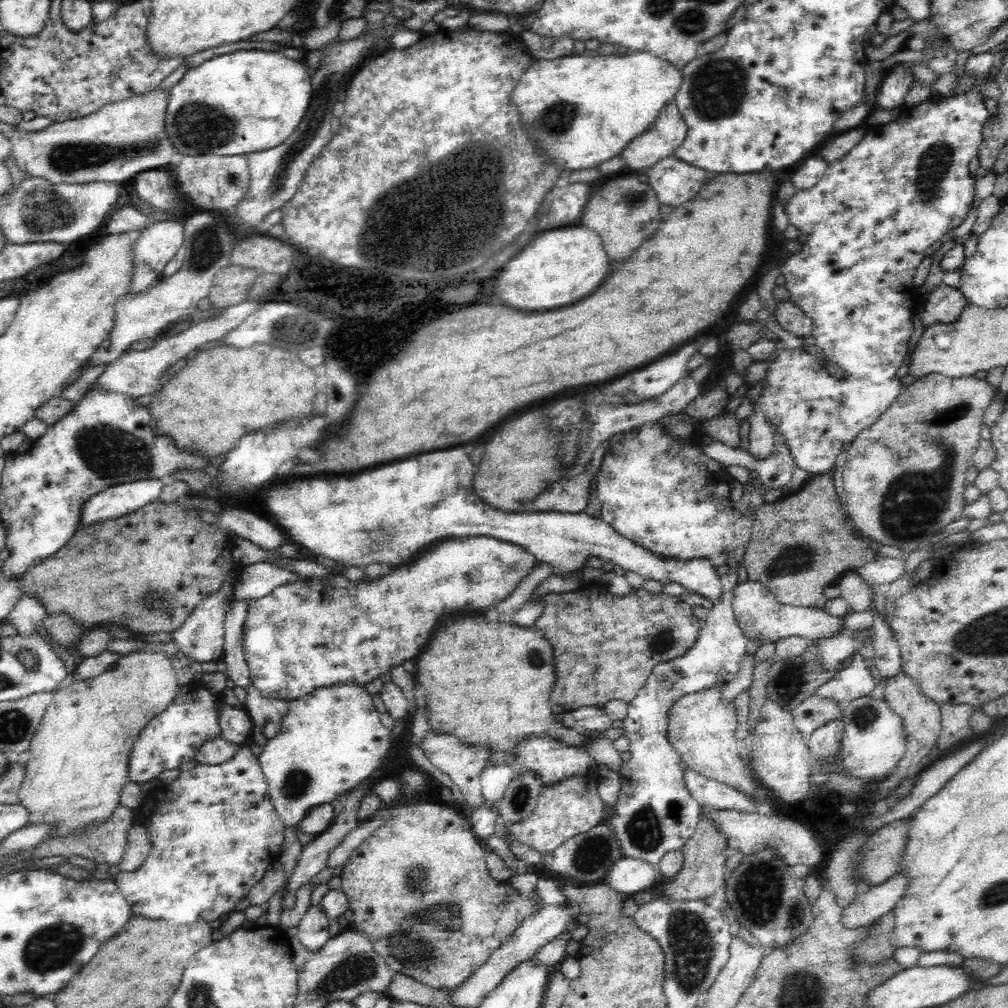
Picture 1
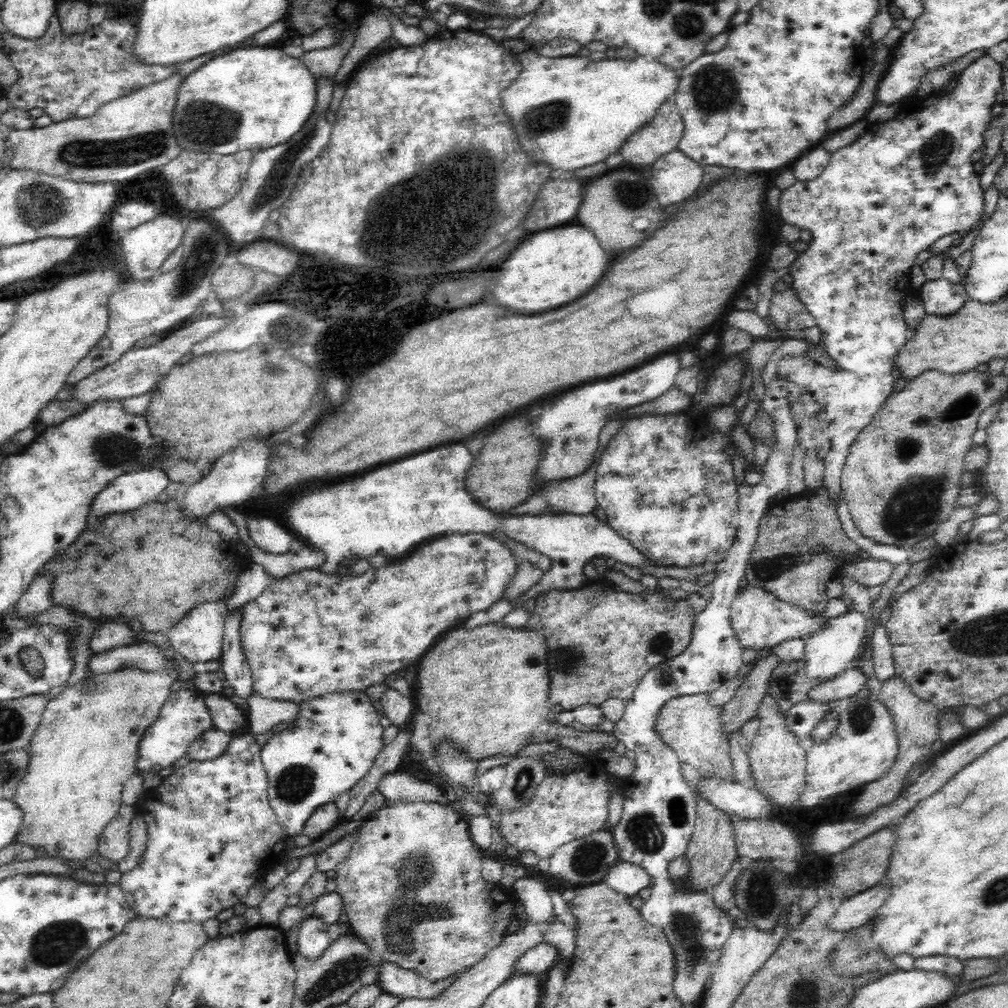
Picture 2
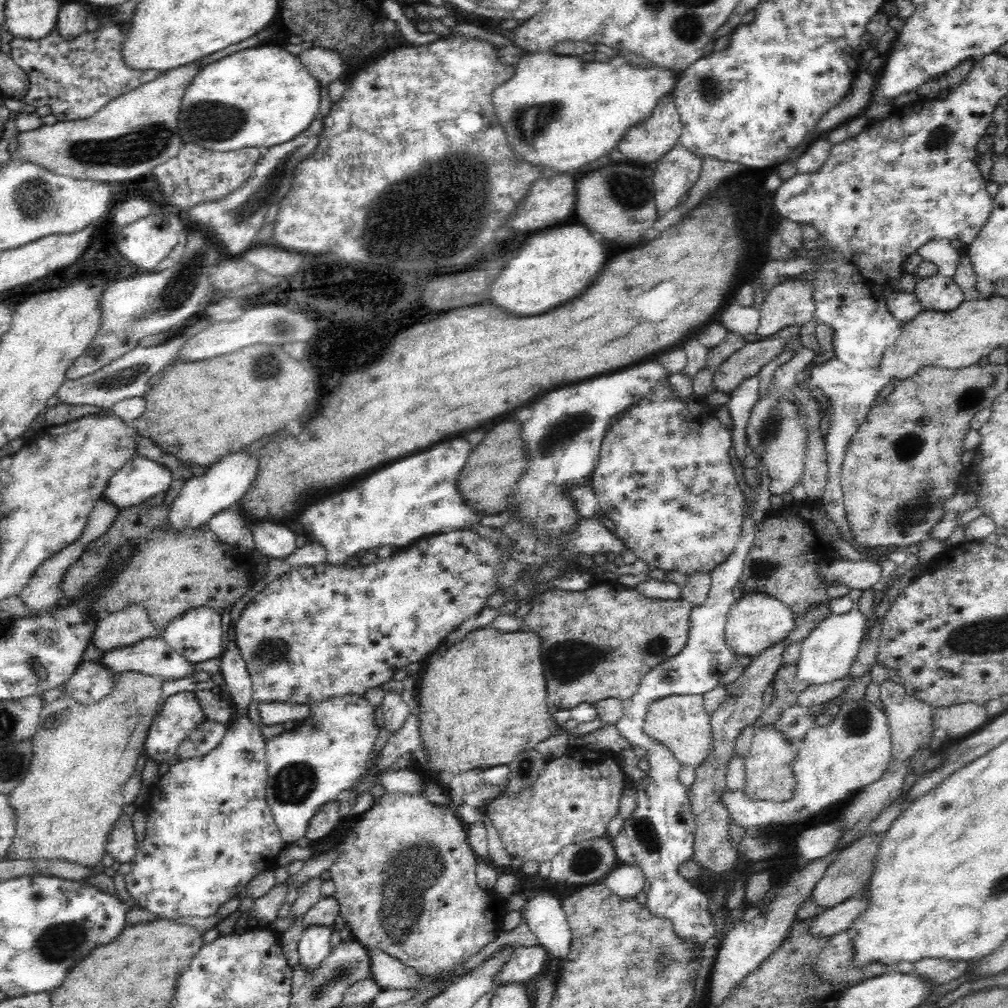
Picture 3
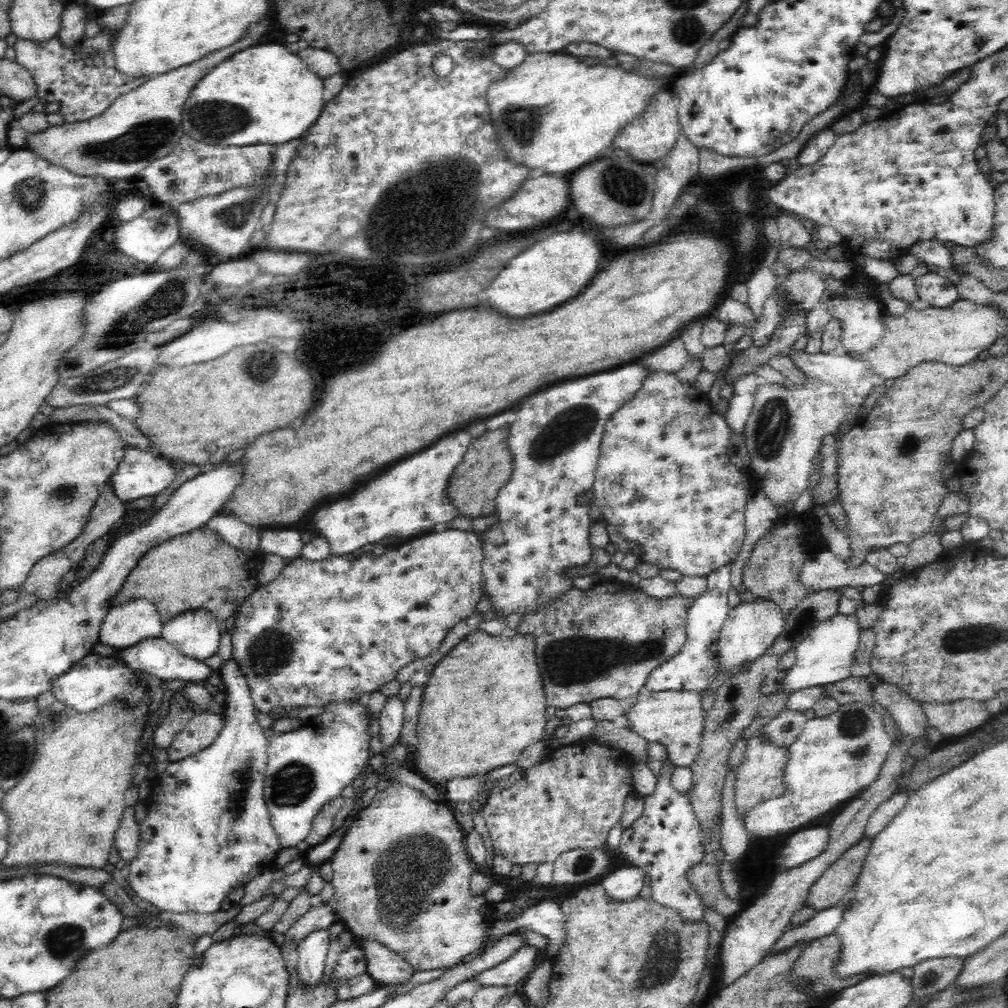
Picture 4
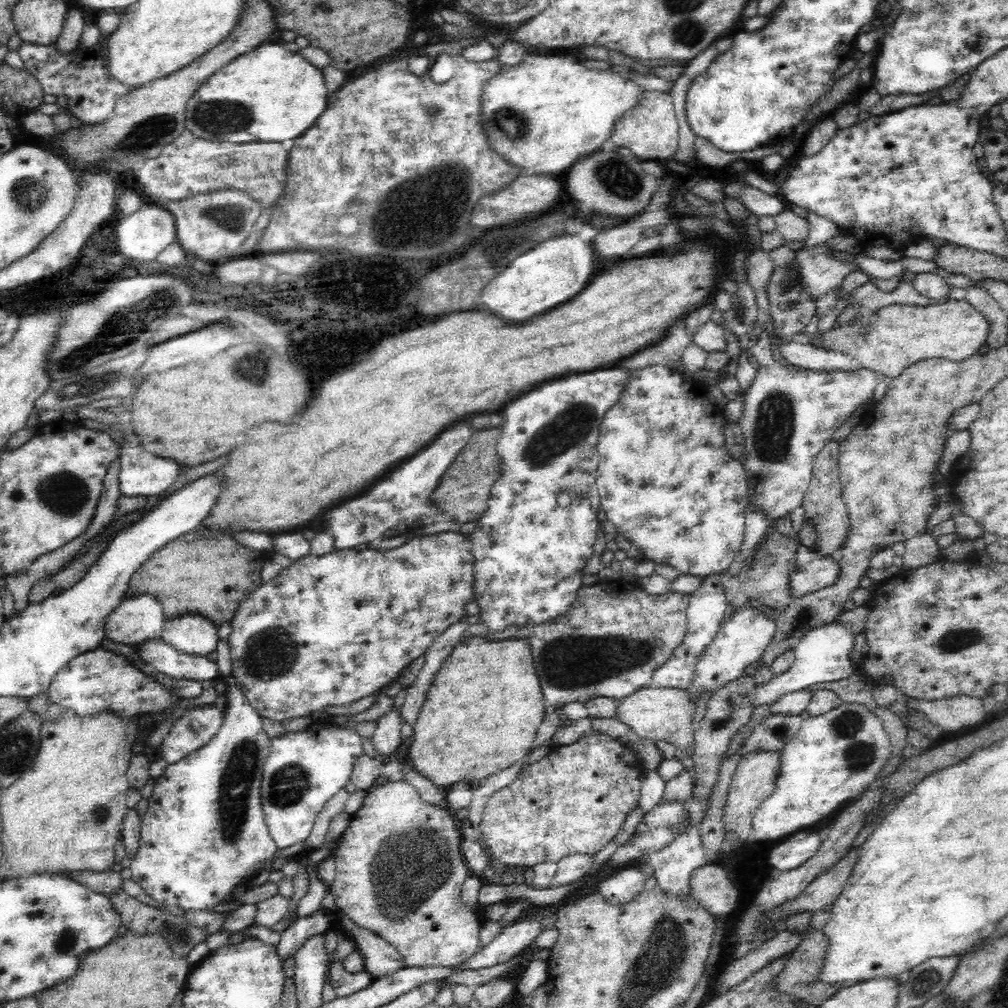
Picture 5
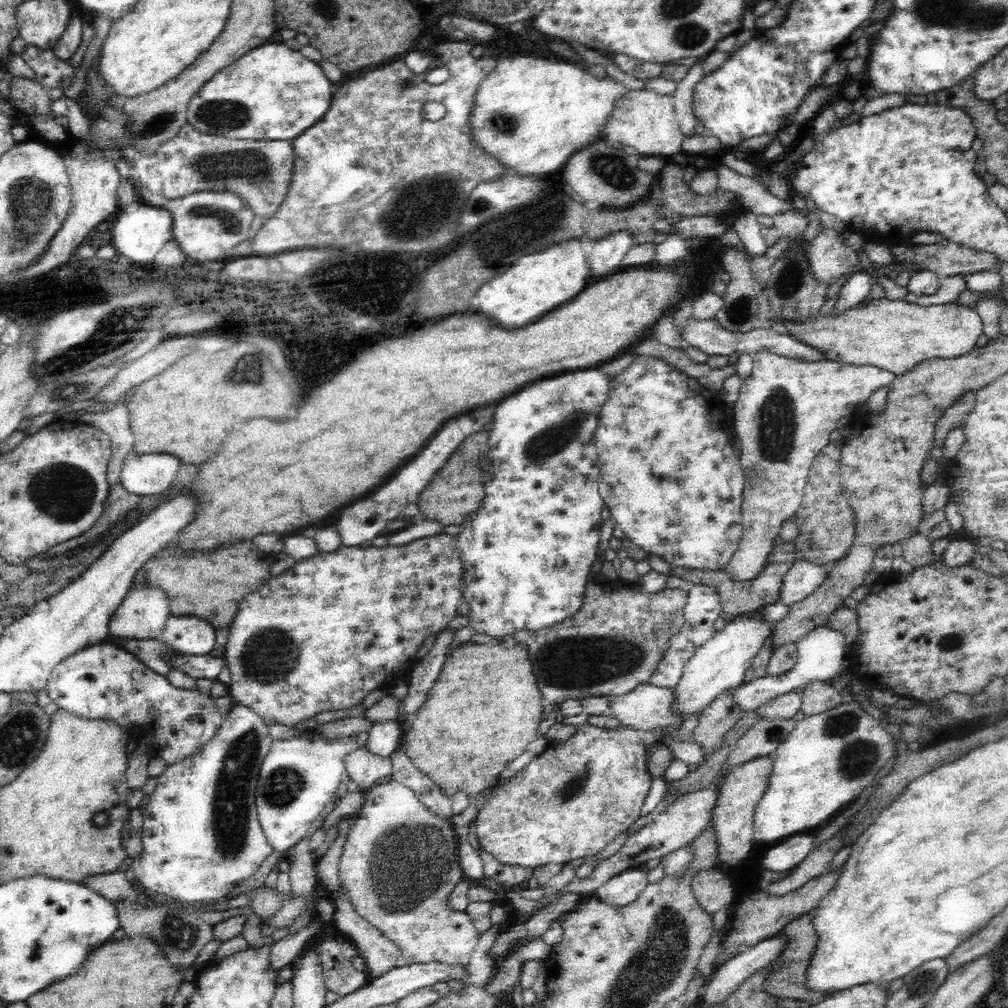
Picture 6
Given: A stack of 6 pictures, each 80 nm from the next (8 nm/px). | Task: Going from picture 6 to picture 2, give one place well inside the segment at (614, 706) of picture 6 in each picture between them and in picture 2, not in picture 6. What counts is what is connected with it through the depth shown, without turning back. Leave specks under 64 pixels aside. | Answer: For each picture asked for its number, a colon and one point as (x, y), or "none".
2: (690, 724)
3: (679, 721)
4: (675, 718)
5: (667, 714)

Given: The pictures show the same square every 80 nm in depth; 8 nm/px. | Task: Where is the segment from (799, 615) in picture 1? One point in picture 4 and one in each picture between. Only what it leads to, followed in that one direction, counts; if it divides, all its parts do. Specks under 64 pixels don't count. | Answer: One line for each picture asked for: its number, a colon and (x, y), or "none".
2: (760, 621)
3: (755, 622)
4: (750, 628)

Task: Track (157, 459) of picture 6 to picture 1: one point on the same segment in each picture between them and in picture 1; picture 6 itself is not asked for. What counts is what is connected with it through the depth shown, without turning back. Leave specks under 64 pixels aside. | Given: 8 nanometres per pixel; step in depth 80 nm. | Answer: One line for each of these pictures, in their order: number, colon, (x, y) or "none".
1: (121, 499)
2: (129, 491)
3: (140, 479)
4: (141, 474)
5: (142, 473)

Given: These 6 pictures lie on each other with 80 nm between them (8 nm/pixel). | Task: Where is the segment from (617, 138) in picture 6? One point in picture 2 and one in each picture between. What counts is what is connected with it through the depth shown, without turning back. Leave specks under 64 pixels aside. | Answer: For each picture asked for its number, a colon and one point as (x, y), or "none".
2: (662, 134)
3: (649, 139)
4: (651, 135)
5: (650, 130)

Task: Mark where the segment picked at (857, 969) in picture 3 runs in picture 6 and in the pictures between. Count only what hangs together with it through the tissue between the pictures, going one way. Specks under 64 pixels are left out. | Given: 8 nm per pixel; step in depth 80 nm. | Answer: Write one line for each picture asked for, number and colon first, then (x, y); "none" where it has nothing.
4: (816, 965)
5: (799, 978)
6: (787, 978)

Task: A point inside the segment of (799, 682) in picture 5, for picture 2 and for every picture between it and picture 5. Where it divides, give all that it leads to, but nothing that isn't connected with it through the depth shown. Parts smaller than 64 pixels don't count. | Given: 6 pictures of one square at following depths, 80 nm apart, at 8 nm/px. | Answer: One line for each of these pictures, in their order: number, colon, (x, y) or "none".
2: (828, 651)
3: (827, 654)
4: (825, 655)

